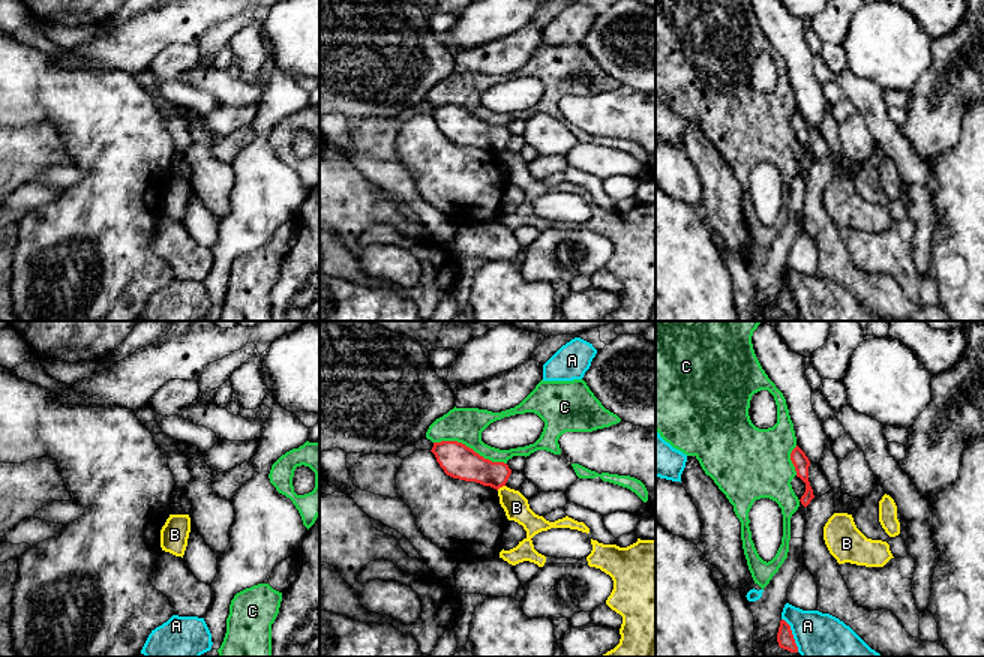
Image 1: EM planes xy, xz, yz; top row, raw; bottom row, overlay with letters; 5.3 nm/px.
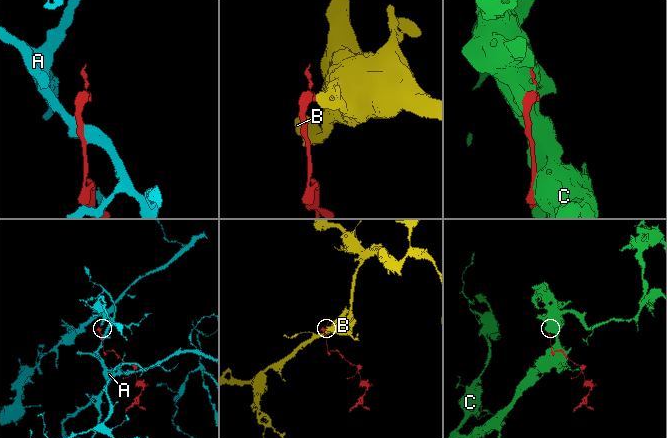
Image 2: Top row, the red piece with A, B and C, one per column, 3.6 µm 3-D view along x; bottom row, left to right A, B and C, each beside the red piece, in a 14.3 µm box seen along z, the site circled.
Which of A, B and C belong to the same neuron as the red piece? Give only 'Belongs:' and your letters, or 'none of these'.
Belongs: none of these

